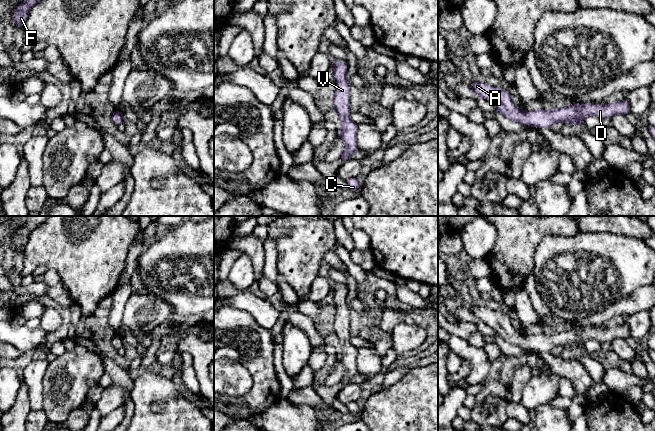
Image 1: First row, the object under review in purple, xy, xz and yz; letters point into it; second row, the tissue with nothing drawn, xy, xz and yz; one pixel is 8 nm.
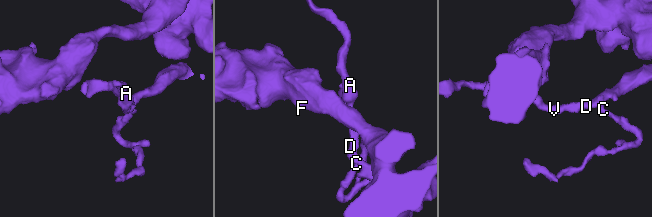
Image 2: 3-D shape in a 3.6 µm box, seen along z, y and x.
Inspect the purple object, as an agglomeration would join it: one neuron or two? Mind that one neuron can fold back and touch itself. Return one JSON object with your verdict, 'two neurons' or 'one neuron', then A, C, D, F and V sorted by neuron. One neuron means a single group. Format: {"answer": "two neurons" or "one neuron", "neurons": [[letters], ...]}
{"answer": "one neuron", "neurons": [["A", "C", "D", "F", "V"]]}

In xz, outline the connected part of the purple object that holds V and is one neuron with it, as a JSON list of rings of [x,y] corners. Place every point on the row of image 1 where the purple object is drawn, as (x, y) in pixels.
[[[333,59],[334,78],[337,81],[337,88],[333,98],[334,108],[341,119],[341,128],[339,129],[340,138],[345,143],[345,150],[340,159],[342,163],[350,160],[351,155],[357,151],[358,144],[356,134],[358,124],[350,118],[350,87],[349,79],[346,77],[347,62]]]

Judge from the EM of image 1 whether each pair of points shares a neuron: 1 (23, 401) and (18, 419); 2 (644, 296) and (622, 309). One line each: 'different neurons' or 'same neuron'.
1: same neuron
2: same neuron

